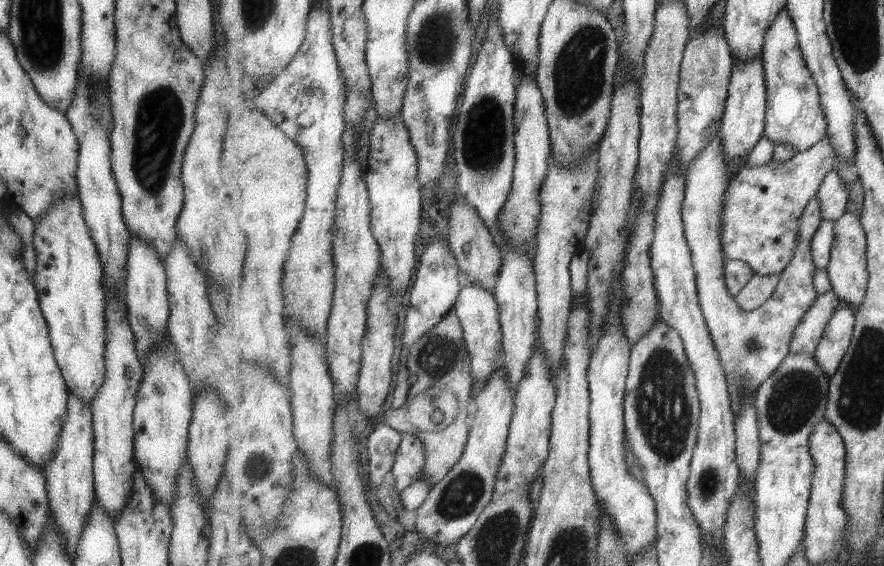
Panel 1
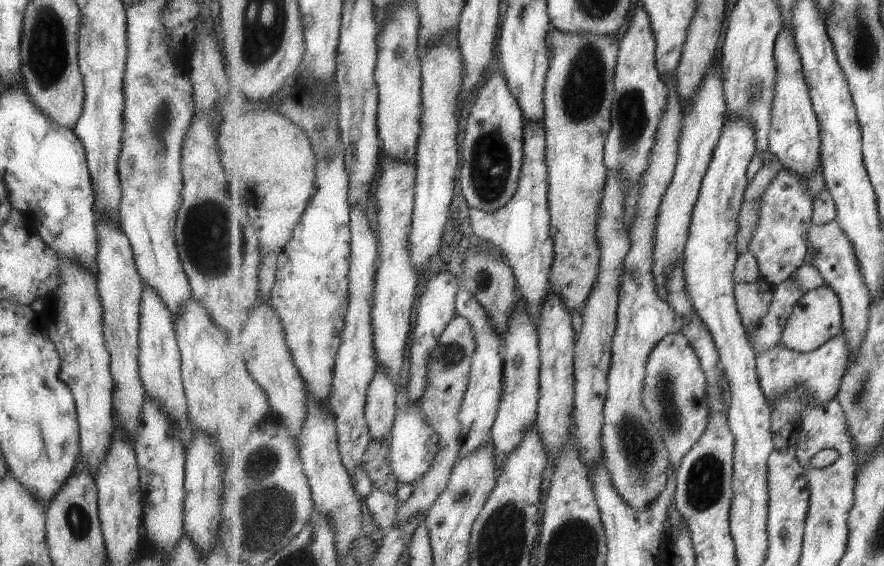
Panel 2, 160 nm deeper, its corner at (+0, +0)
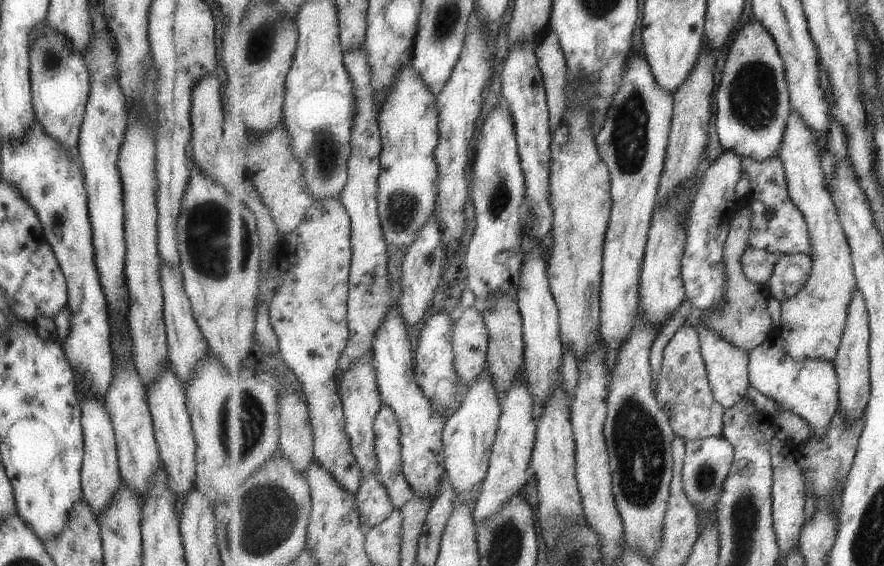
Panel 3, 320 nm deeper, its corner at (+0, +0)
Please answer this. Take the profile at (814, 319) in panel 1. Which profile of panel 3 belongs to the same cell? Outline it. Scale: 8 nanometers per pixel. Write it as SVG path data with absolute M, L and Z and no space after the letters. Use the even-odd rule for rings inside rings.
M793 111L788 118L788 129L784 135L784 143L780 148L778 158L783 161L786 170L791 200L806 218L812 248L810 254L812 272L808 283L799 294L781 304L779 341L782 342L783 348L795 362L803 362L807 359L833 362L836 359L840 346L843 344L844 330L848 326L849 309L858 290L856 270L852 261L852 249L848 244L848 237L841 224L836 201L832 198L830 188L826 186L826 178L820 159L821 153L815 133L805 124L801 115Z

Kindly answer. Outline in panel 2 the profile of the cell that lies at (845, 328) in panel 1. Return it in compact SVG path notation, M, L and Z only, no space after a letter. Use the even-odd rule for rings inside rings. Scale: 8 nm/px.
M844 332L831 339L825 346L820 346L810 353L793 352L779 343L772 350L756 353L756 371L760 385L769 402L784 394L787 389L804 387L810 397L811 407L825 405L838 396L843 377L847 373L851 353L844 339Z

